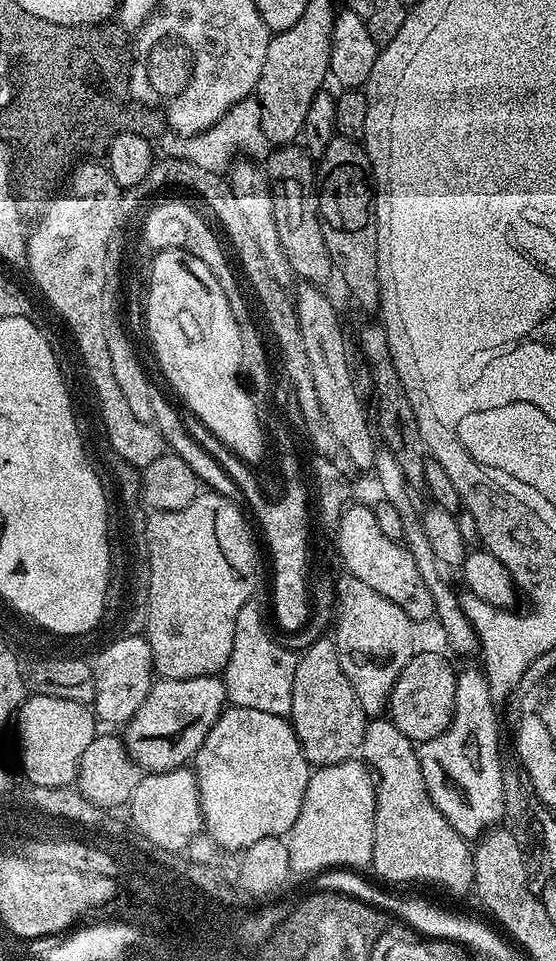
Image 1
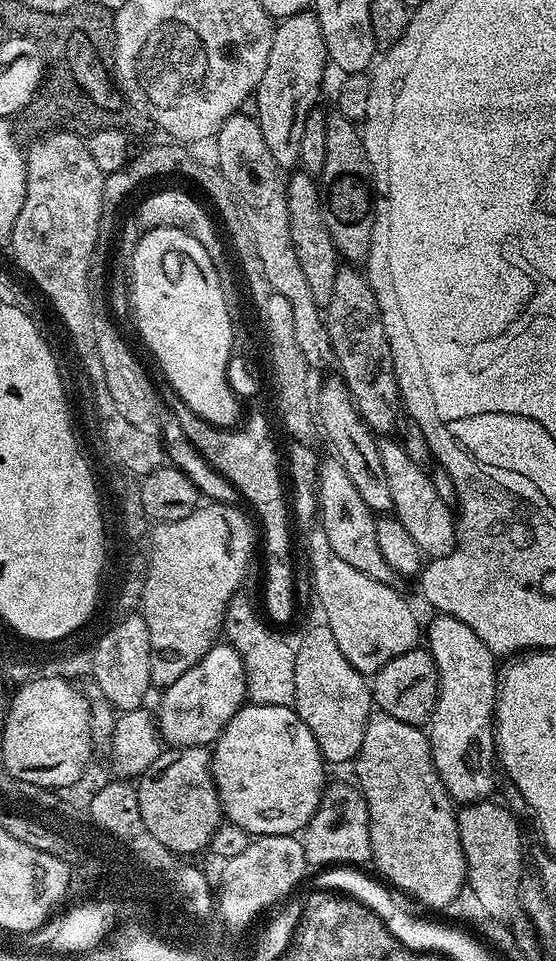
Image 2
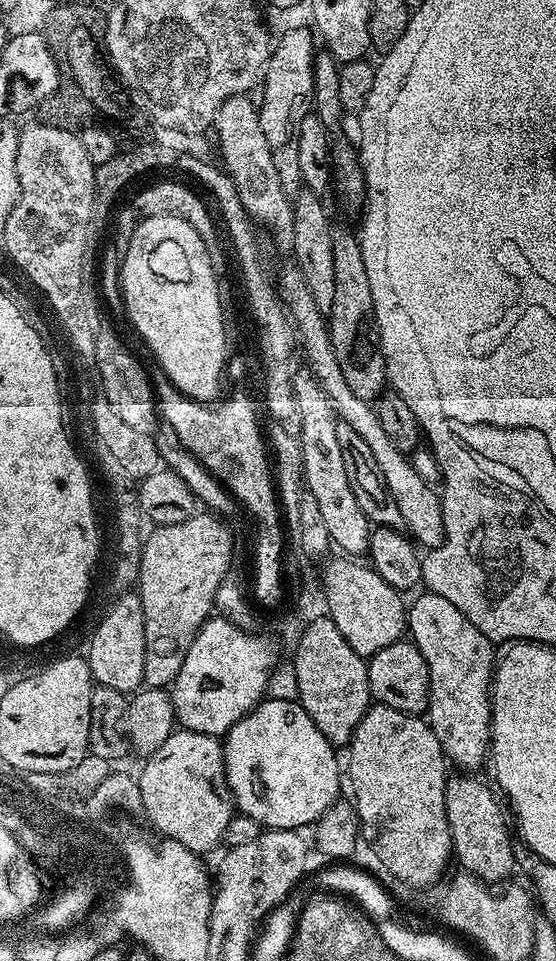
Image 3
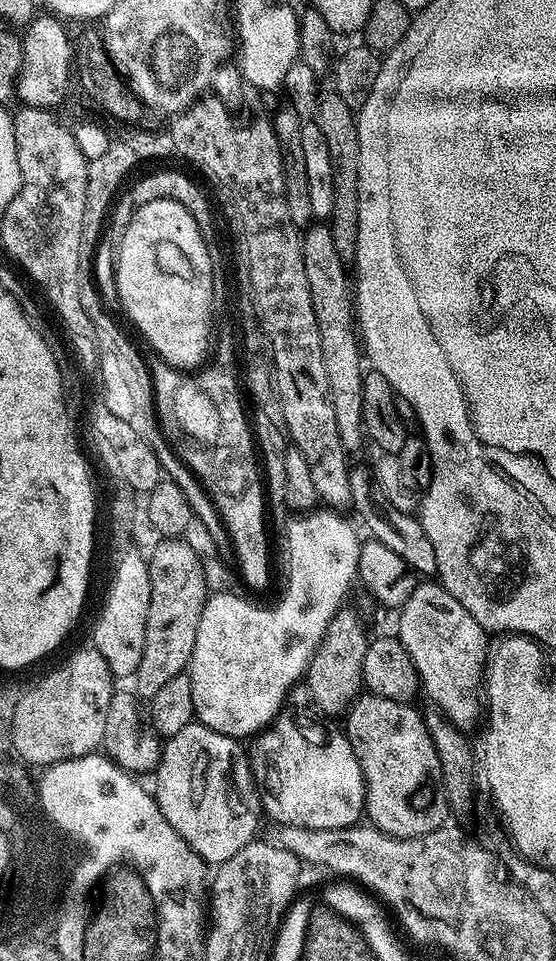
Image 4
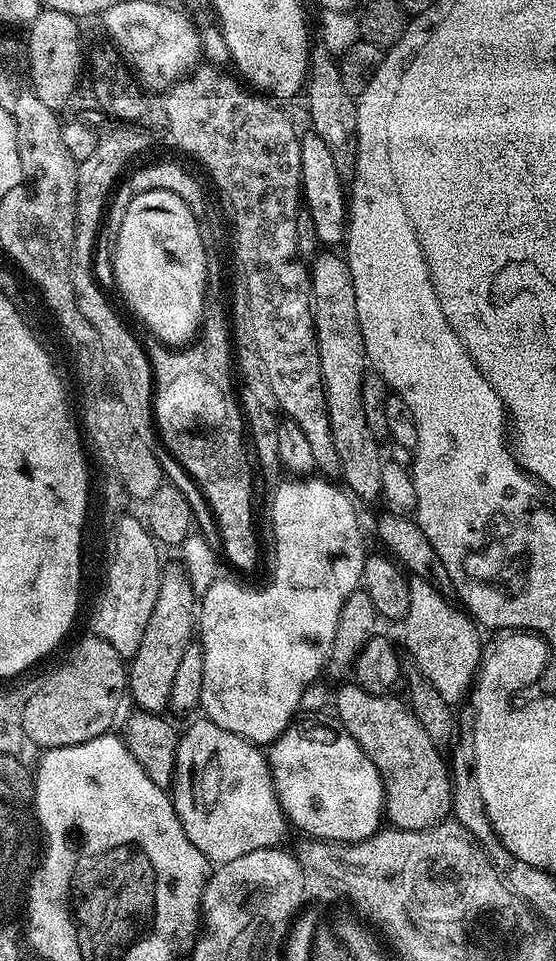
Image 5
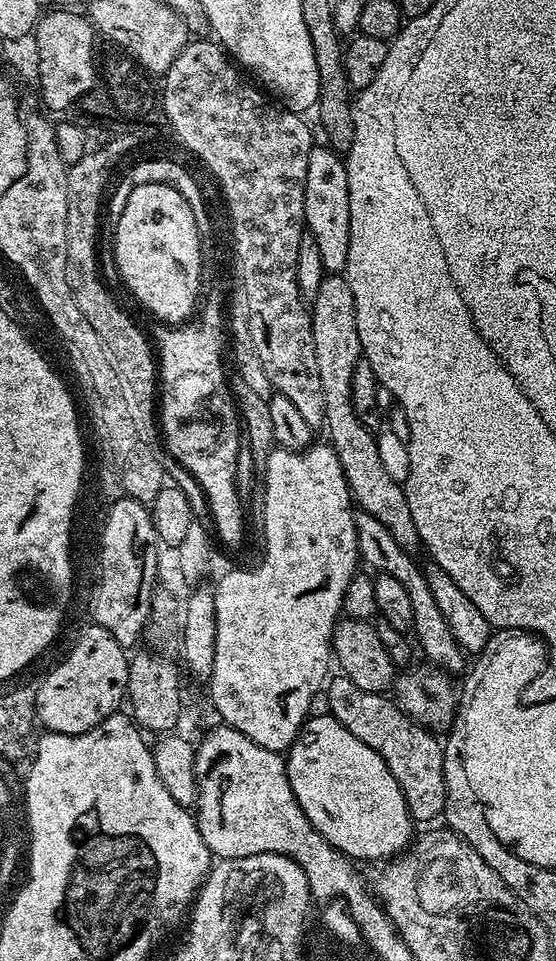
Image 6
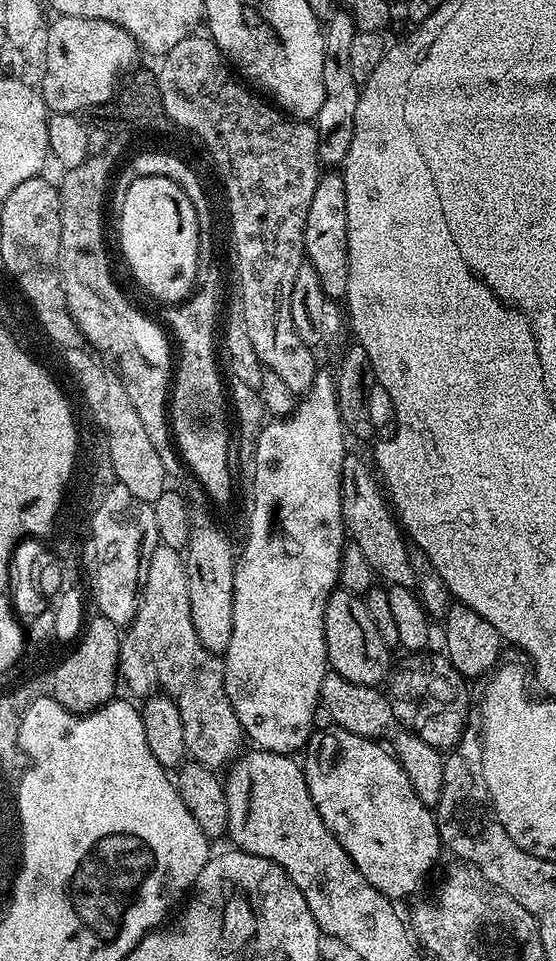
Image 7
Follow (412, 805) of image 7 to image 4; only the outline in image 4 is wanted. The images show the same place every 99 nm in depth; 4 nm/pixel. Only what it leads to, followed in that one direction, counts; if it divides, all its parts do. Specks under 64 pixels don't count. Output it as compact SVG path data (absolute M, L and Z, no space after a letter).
M292 710L280 715L259 733L250 744L252 779L260 793L263 815L276 824L302 826L314 830L327 828L351 828L365 811L364 775L358 766L358 758L350 746L347 735L336 728L323 728L316 720Z

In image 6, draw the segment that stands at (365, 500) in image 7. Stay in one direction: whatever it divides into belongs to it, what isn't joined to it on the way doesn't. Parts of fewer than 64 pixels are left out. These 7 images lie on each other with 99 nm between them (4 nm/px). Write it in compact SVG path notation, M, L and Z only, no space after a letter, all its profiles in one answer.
M357 511L355 517L360 560L363 563L368 563L370 567L376 568L377 573L385 572L398 578L398 582L402 582L402 586L406 586L406 594L410 594L410 603L414 609L414 622L411 631L416 632L414 640L418 648L418 643L420 643L420 648L424 651L425 658L428 659L425 661L449 674L460 671L463 673L466 654L460 649L458 642L454 642L454 634L450 634L450 626L446 626L446 618L442 618L442 610L438 610L438 602L434 602L434 594L430 594L430 586L424 577L421 565L419 563L416 565L411 560L413 557L404 552L402 546L398 546L398 542L394 542L390 530L386 530L386 526L382 526L382 522L378 522L378 518L374 518L374 514Z

